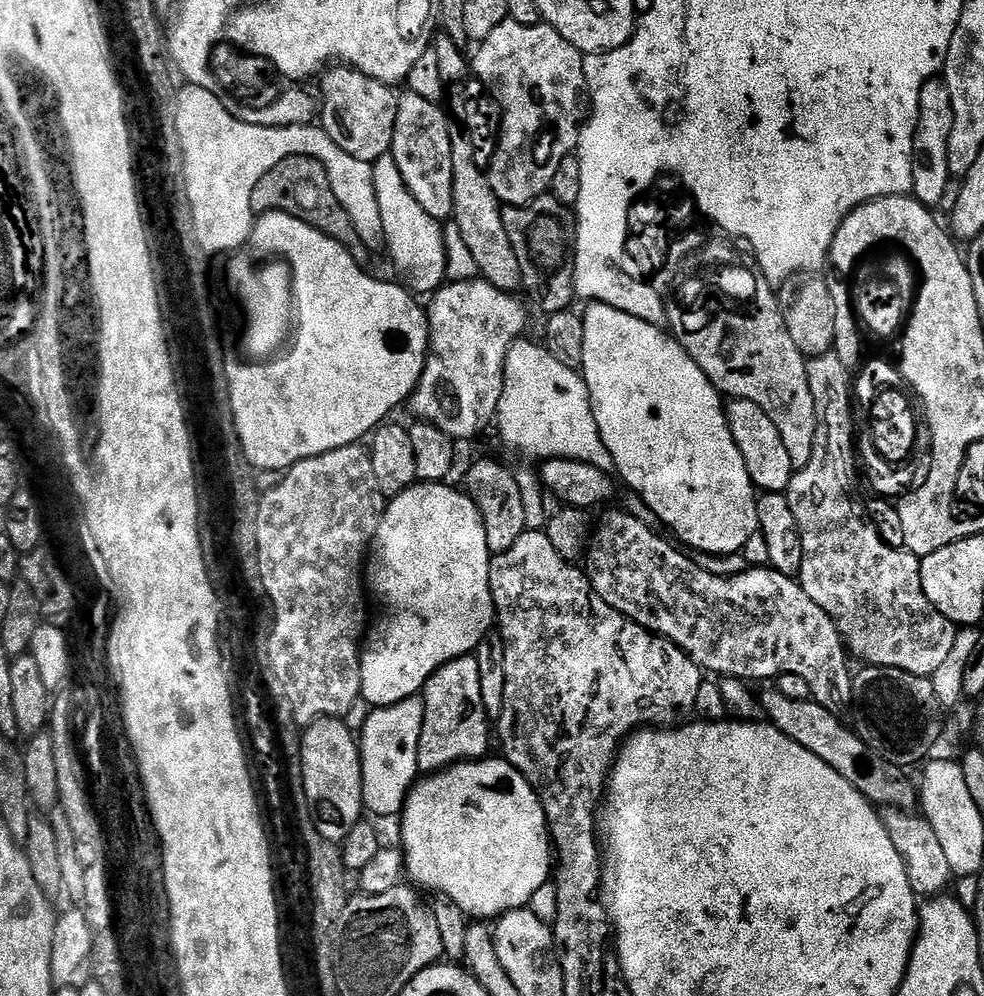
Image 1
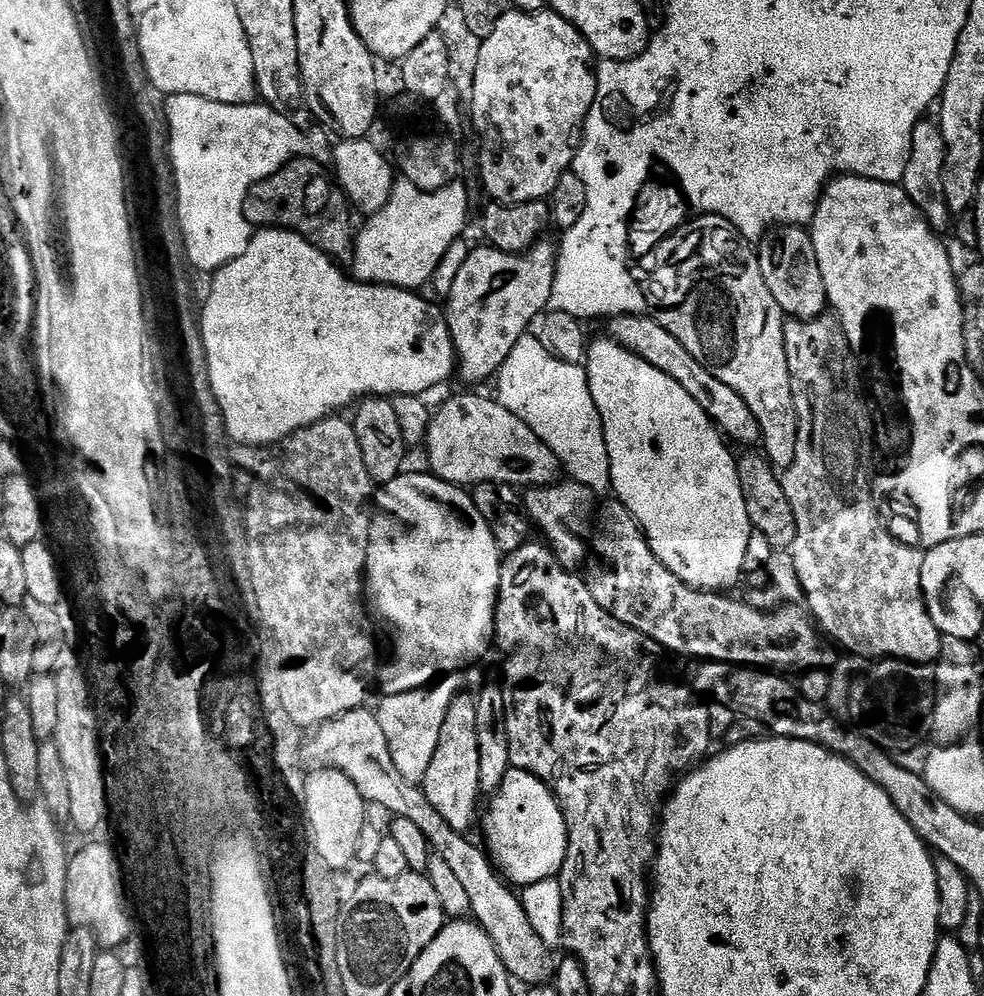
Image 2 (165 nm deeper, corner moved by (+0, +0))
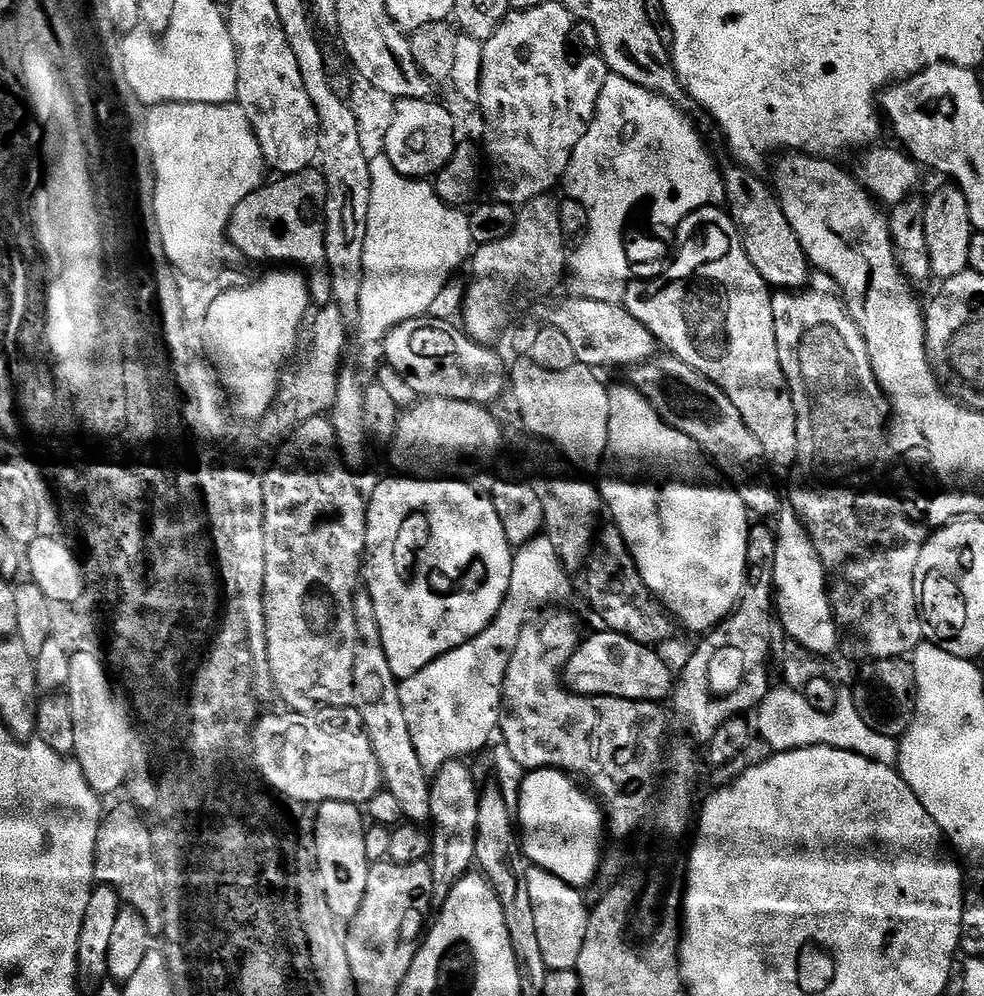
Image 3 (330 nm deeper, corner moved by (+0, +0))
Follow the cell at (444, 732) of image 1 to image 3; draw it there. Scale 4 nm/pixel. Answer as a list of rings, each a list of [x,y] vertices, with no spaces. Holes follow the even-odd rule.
[[[463,759],[446,762],[431,777],[430,808],[432,825],[432,892],[431,906],[434,910],[443,908],[450,890],[467,875],[474,864],[478,828],[478,787],[472,781],[472,772]]]

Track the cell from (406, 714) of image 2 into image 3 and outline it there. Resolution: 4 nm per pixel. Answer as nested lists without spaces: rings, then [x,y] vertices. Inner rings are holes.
[[[543,534],[535,536],[530,542],[515,549],[508,593],[492,625],[482,630],[482,634],[478,634],[470,642],[442,654],[437,660],[418,670],[418,674],[399,681],[402,711],[406,714],[406,726],[410,728],[410,742],[414,742],[414,750],[418,754],[418,762],[422,762],[422,770],[435,774],[442,766],[446,766],[446,762],[469,758],[468,756],[482,751],[484,747],[489,747],[488,739],[492,735],[495,737],[500,727],[506,666],[510,662],[514,646],[518,646],[520,631],[529,623],[533,614],[549,606],[563,605],[560,603],[572,592],[568,580],[569,573],[564,571],[562,562],[554,550],[554,542],[550,542],[550,538]]]

